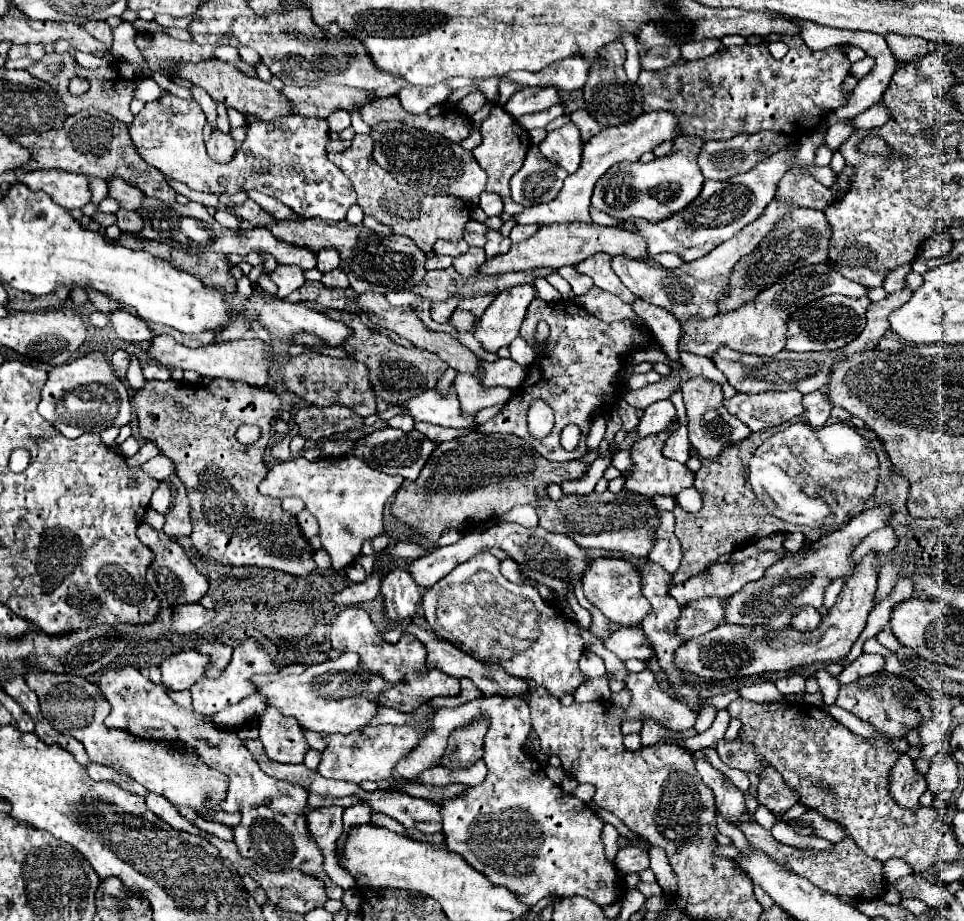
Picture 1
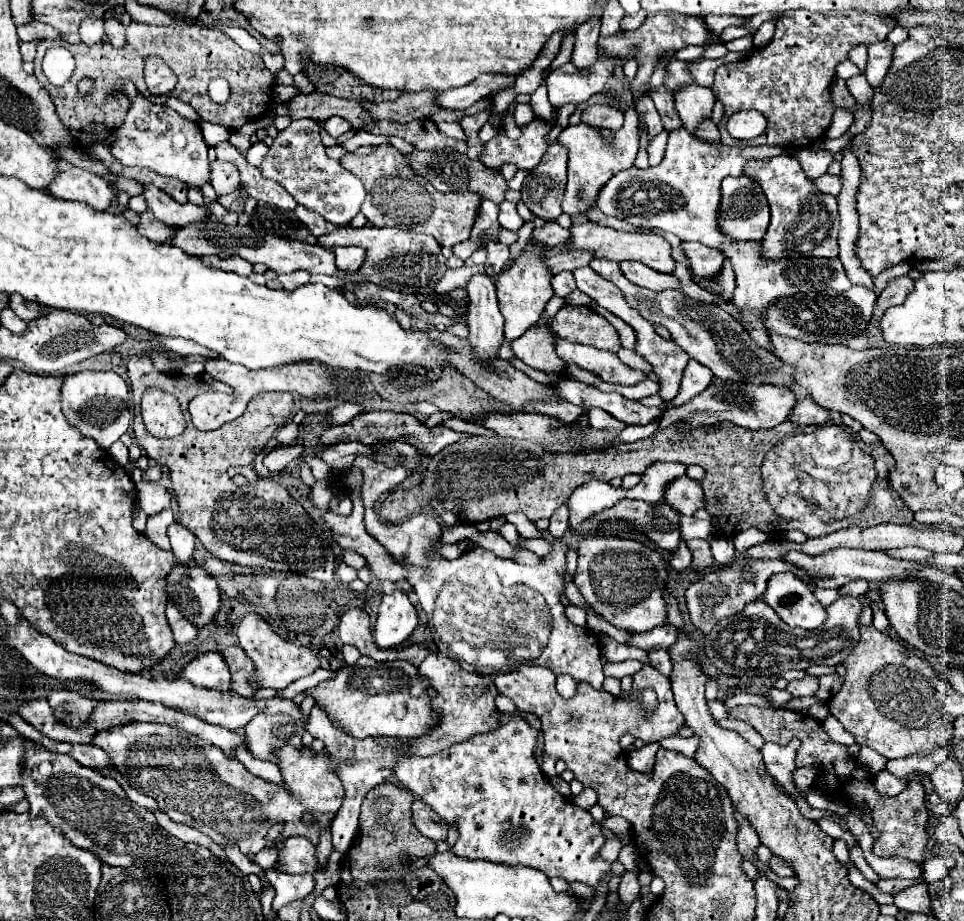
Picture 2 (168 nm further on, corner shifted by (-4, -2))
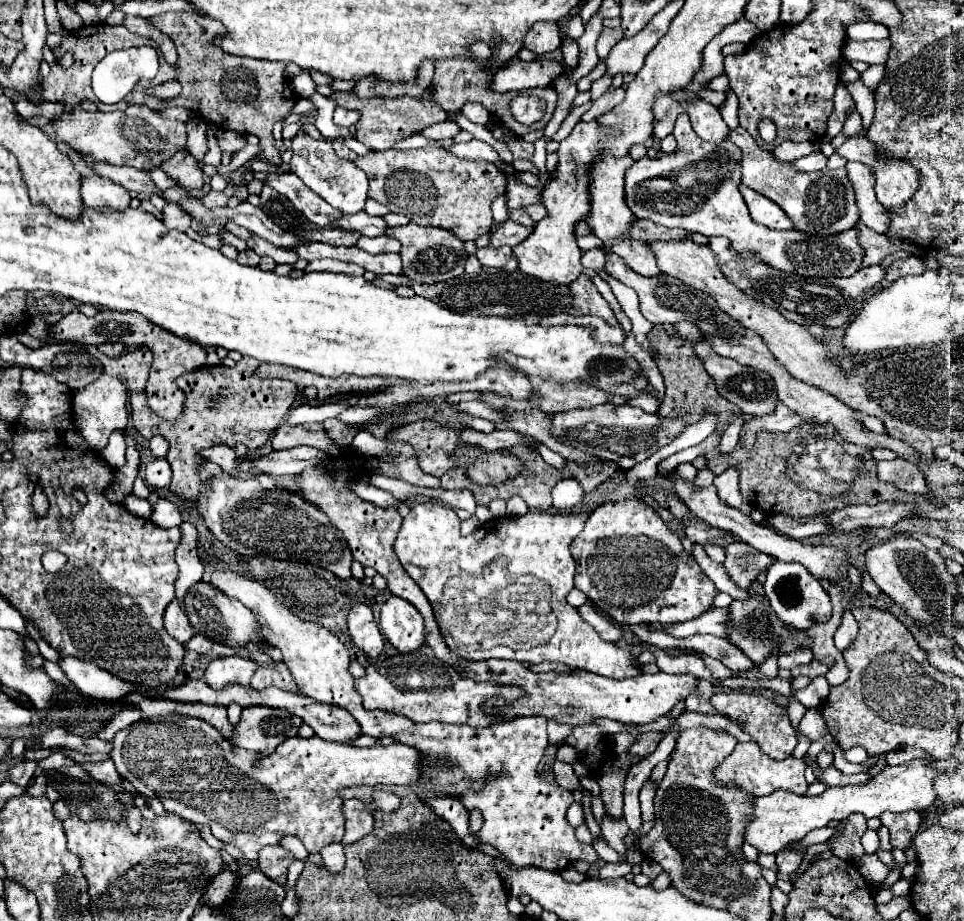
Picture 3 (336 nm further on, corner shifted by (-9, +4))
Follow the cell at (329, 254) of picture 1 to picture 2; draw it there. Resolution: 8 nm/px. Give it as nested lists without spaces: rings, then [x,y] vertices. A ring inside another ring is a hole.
[[[334,247],[336,255],[336,267],[344,271],[358,271],[364,263],[364,249],[360,247]]]

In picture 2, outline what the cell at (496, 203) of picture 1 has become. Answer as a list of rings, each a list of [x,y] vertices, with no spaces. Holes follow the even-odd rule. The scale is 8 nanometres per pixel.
[[[504,201],[504,203],[500,205],[500,215],[498,215],[498,219],[500,219],[500,225],[502,225],[504,229],[510,229],[510,231],[518,231],[518,229],[524,225],[524,219],[518,215],[516,205],[510,203],[510,201]]]

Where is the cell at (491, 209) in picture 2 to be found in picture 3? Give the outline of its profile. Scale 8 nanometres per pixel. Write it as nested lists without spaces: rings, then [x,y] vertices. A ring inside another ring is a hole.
[[[507,219],[505,223],[493,221],[493,225],[489,229],[489,239],[491,239],[489,245],[491,247],[501,247],[501,245],[515,247],[529,235],[529,231],[531,231],[531,227],[523,227],[521,223],[515,223],[511,219]]]

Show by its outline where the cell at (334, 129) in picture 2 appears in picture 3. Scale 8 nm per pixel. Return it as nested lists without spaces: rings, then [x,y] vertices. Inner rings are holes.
[[[341,107],[335,109],[335,125],[339,125],[339,127],[353,127],[357,123],[357,119],[359,119],[357,111],[347,111]]]

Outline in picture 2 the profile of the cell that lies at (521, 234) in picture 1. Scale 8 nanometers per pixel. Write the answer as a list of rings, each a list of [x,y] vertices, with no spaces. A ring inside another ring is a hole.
[[[546,223],[544,227],[540,229],[534,229],[532,233],[532,239],[548,245],[548,247],[556,247],[556,245],[564,245],[564,241],[568,241],[568,229],[560,227],[558,223]]]

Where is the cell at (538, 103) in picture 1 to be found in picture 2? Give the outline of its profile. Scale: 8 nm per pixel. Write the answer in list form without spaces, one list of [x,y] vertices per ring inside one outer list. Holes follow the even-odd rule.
[[[612,57],[596,61],[592,69],[576,69],[572,63],[554,69],[546,79],[550,103],[562,107],[566,103],[588,101],[594,93],[600,93],[606,87],[608,79],[614,75],[614,67],[624,67],[628,59],[634,57]]]

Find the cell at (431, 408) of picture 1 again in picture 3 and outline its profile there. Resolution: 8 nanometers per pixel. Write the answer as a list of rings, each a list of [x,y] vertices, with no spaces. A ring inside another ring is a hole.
[[[611,403],[597,405],[591,409],[569,409],[565,413],[551,415],[551,435],[571,447],[577,447],[593,457],[611,459],[621,471],[629,471],[633,465],[645,461],[659,447],[669,445],[685,429],[679,419],[661,419],[659,415],[649,415],[639,407],[613,407]]]

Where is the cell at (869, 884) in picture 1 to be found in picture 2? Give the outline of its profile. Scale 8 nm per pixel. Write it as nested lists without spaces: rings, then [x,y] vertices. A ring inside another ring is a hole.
[[[772,857],[770,863],[768,863],[768,867],[770,867],[778,877],[791,877],[791,871],[788,871],[788,868],[786,868],[786,861],[780,859],[780,857]]]

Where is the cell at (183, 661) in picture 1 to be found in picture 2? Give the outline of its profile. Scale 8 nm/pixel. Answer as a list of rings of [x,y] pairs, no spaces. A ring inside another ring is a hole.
[[[214,651],[202,653],[194,661],[190,661],[182,669],[180,677],[188,679],[198,687],[214,687],[214,689],[226,689],[226,691],[230,689],[230,681],[232,681],[232,675],[224,657]]]

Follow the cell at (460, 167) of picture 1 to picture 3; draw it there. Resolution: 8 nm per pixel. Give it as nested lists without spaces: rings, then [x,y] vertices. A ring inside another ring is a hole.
[[[507,175],[507,185],[505,185],[505,195],[507,195],[507,211],[531,205],[531,203],[541,203],[541,191],[527,187],[521,183],[515,175]]]

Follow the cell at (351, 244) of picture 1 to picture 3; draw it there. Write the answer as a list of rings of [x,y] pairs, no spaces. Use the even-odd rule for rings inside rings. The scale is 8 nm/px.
[[[407,223],[401,227],[387,227],[387,237],[393,237],[401,243],[401,261],[403,261],[403,275],[415,283],[439,283],[453,277],[459,277],[465,267],[467,251],[463,249],[463,241],[455,235],[449,235],[445,229],[437,227],[421,227],[415,223]],[[457,239],[457,243],[453,241]]]

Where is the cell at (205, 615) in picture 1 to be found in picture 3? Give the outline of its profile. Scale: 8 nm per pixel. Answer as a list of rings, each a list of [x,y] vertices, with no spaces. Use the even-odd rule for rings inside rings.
[[[177,599],[173,603],[169,603],[169,607],[165,611],[165,629],[181,643],[187,643],[195,635],[193,627],[187,621],[187,615]]]

